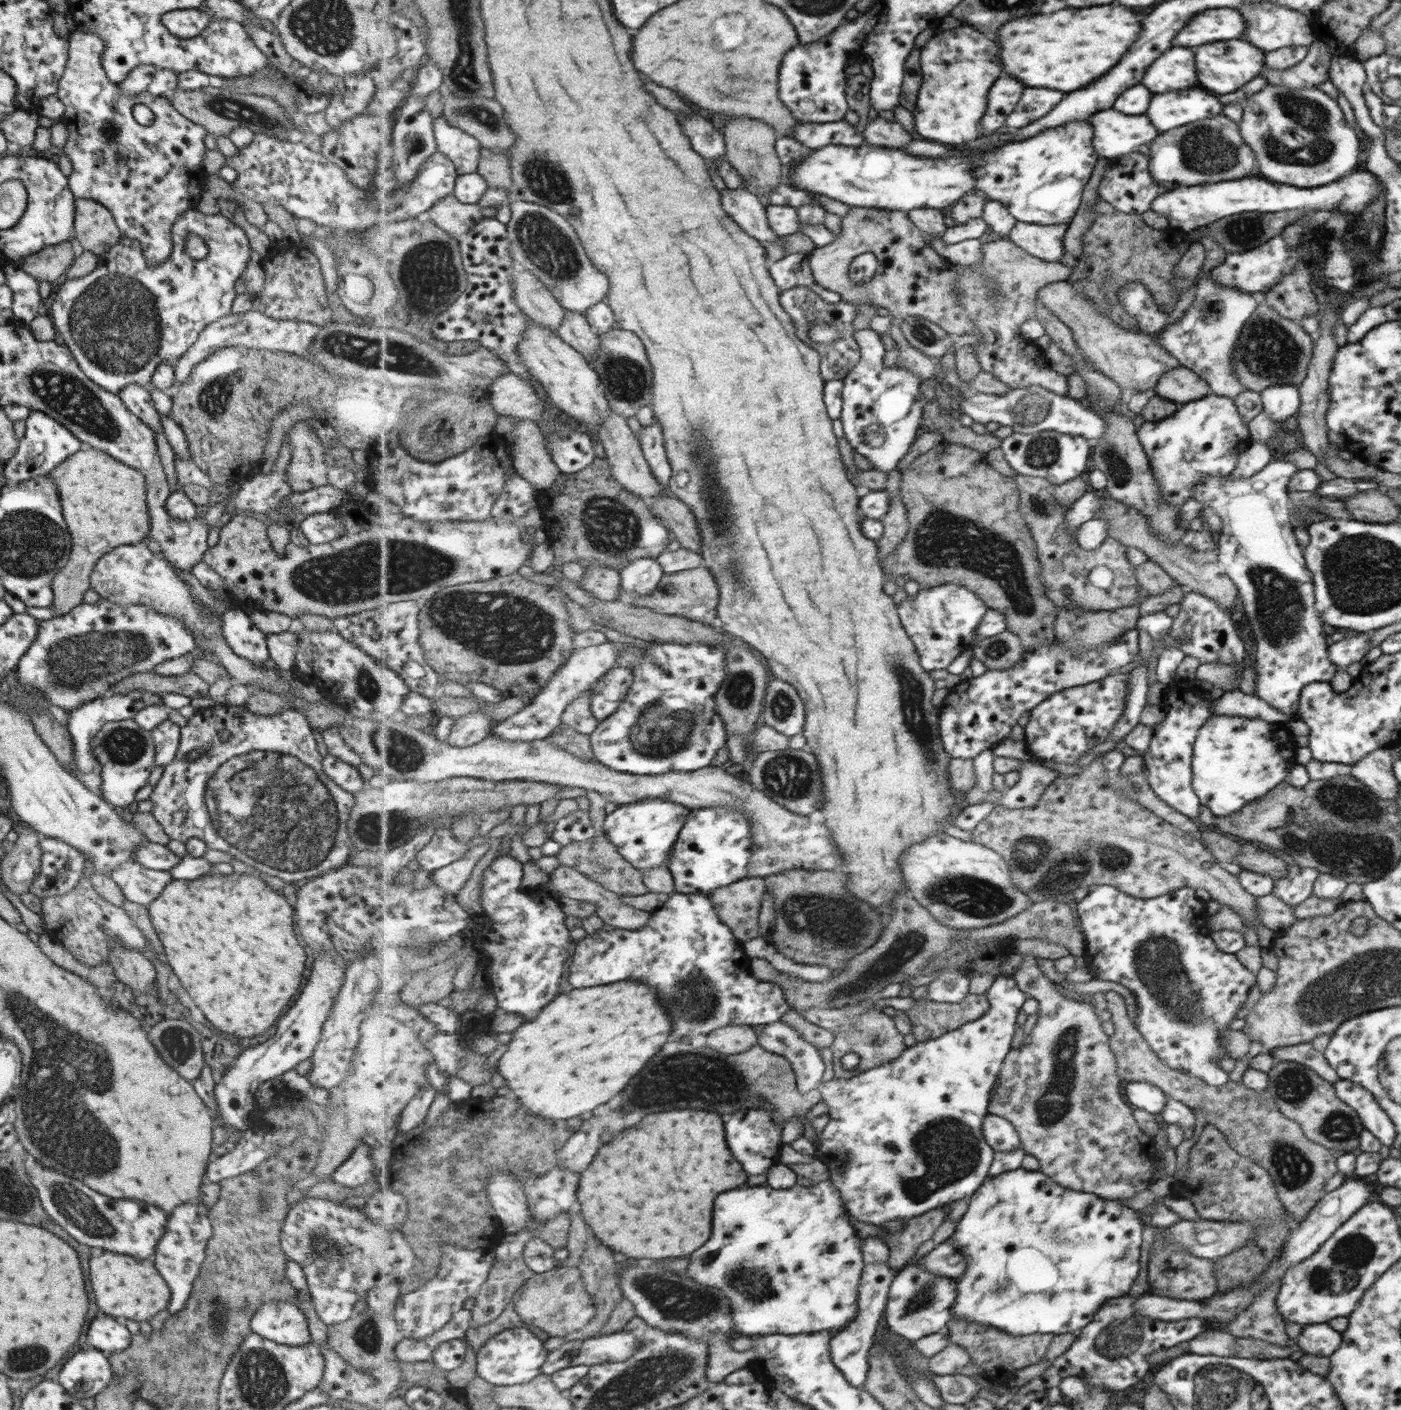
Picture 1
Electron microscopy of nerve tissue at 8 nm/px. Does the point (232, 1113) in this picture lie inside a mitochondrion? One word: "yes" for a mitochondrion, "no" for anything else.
no

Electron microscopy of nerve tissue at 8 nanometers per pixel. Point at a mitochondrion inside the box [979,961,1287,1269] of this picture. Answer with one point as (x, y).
(1053, 1103)

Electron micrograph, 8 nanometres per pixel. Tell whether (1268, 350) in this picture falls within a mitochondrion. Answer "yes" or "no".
yes

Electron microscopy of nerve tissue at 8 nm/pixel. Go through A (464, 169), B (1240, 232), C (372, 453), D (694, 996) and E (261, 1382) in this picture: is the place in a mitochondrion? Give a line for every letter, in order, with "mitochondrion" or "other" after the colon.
A: other
B: mitochondrion
C: other
D: mitochondrion
E: mitochondrion

